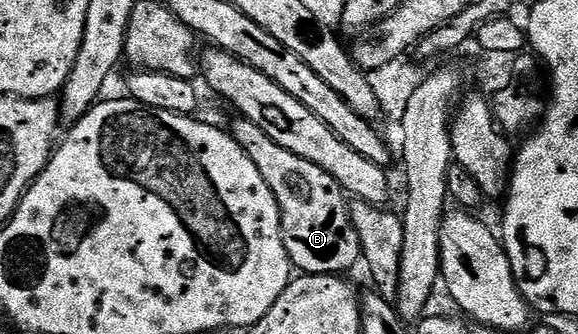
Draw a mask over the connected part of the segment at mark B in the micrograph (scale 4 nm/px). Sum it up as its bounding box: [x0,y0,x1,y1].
[231,116,363,275]

